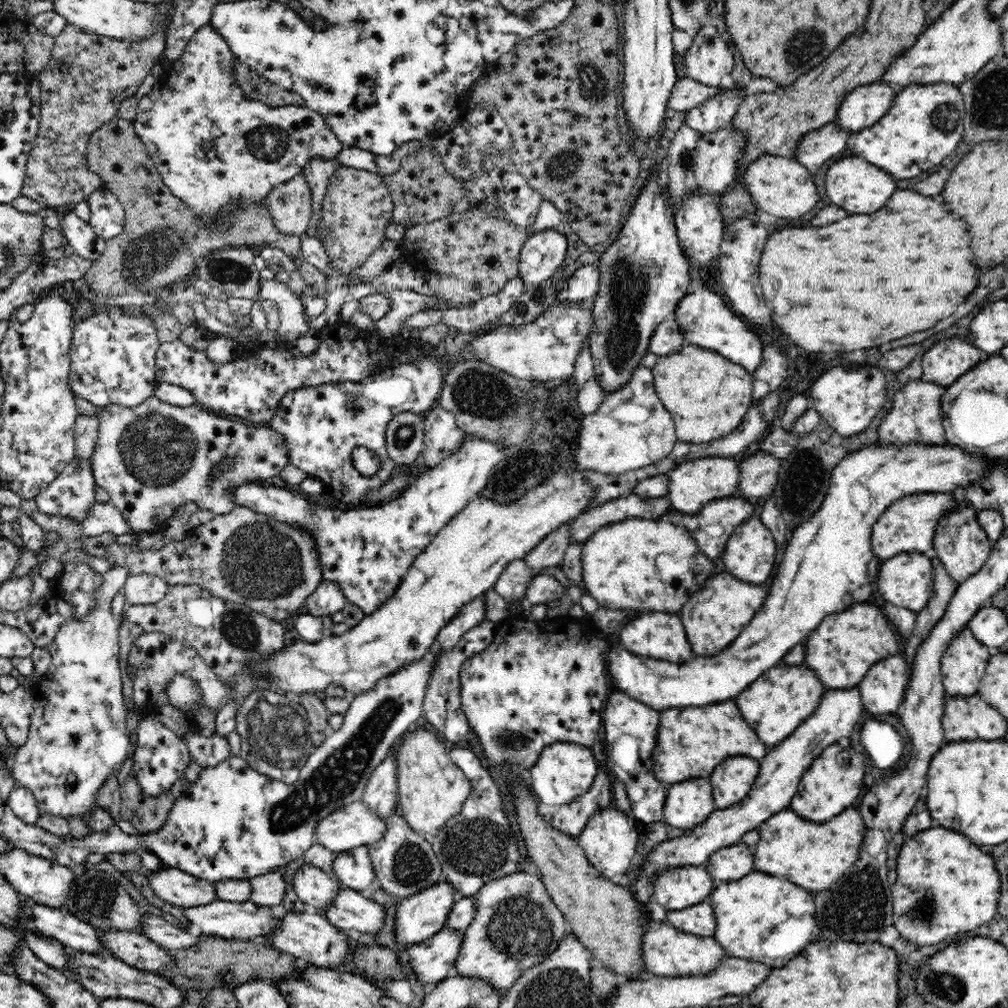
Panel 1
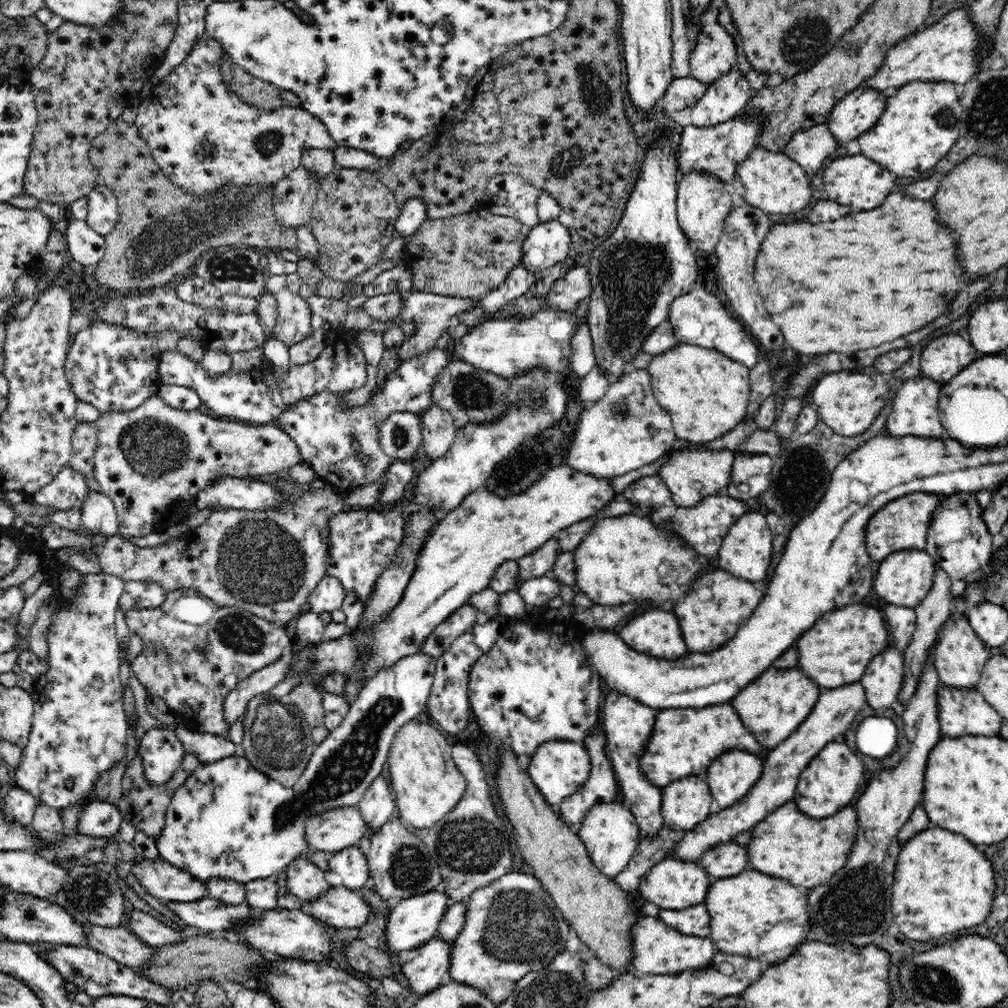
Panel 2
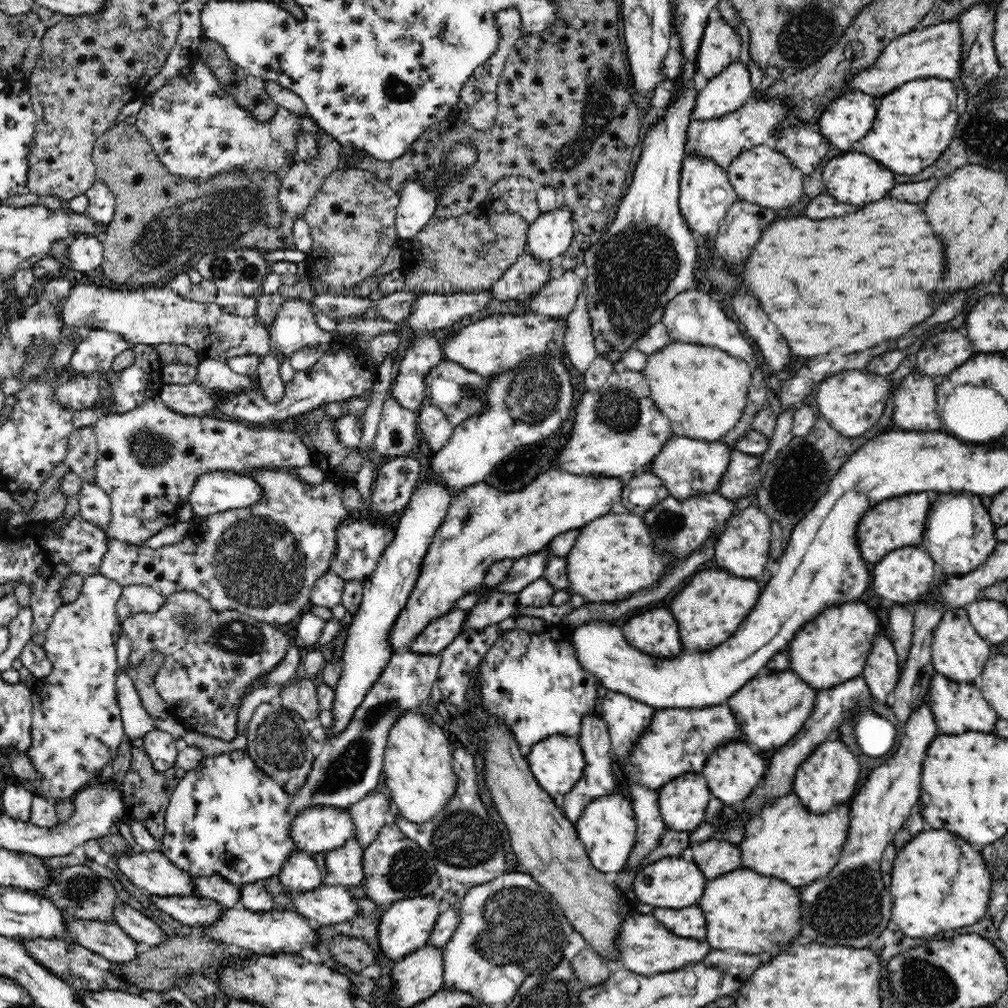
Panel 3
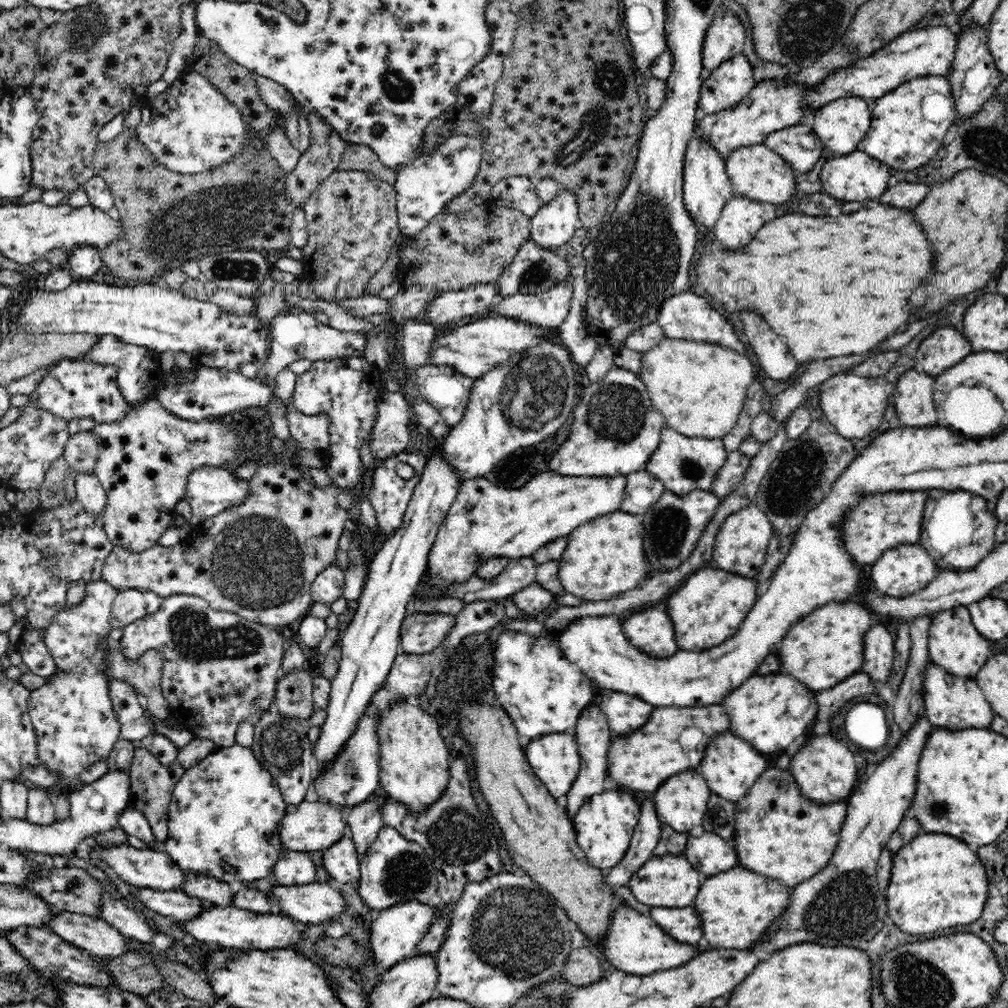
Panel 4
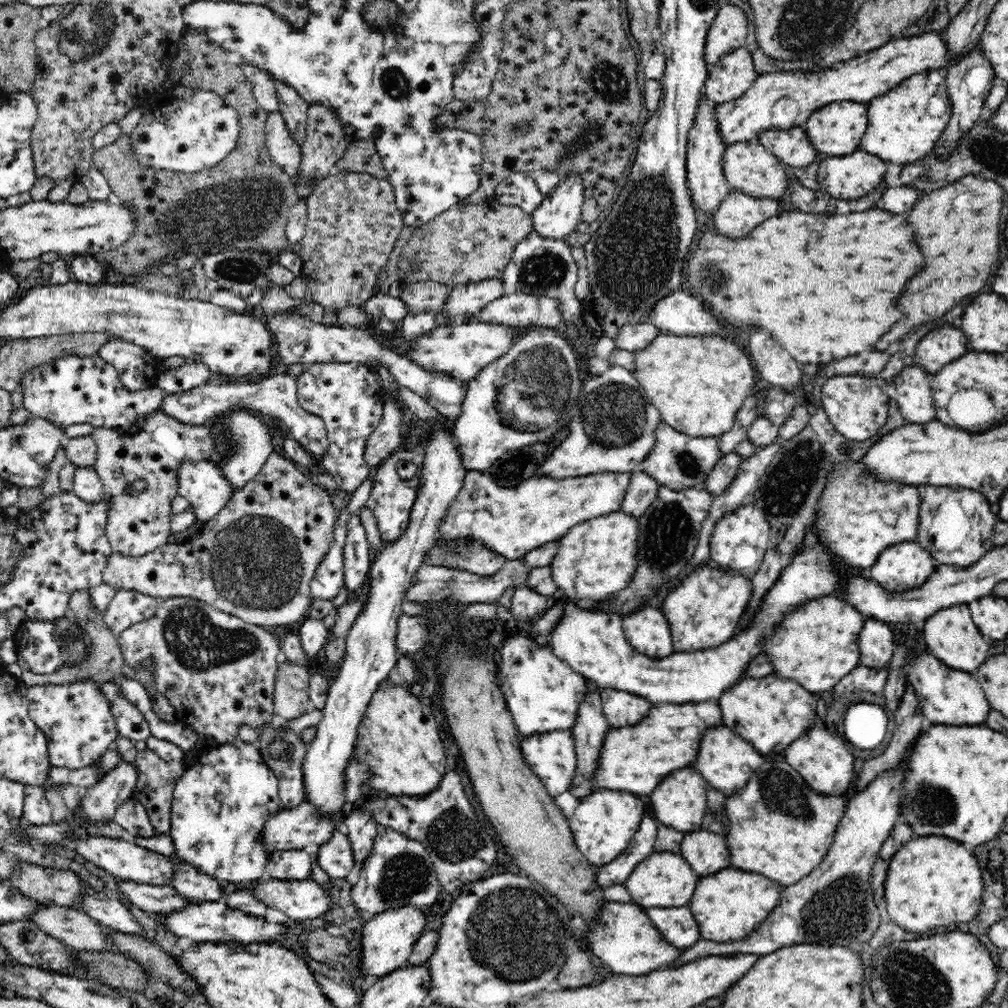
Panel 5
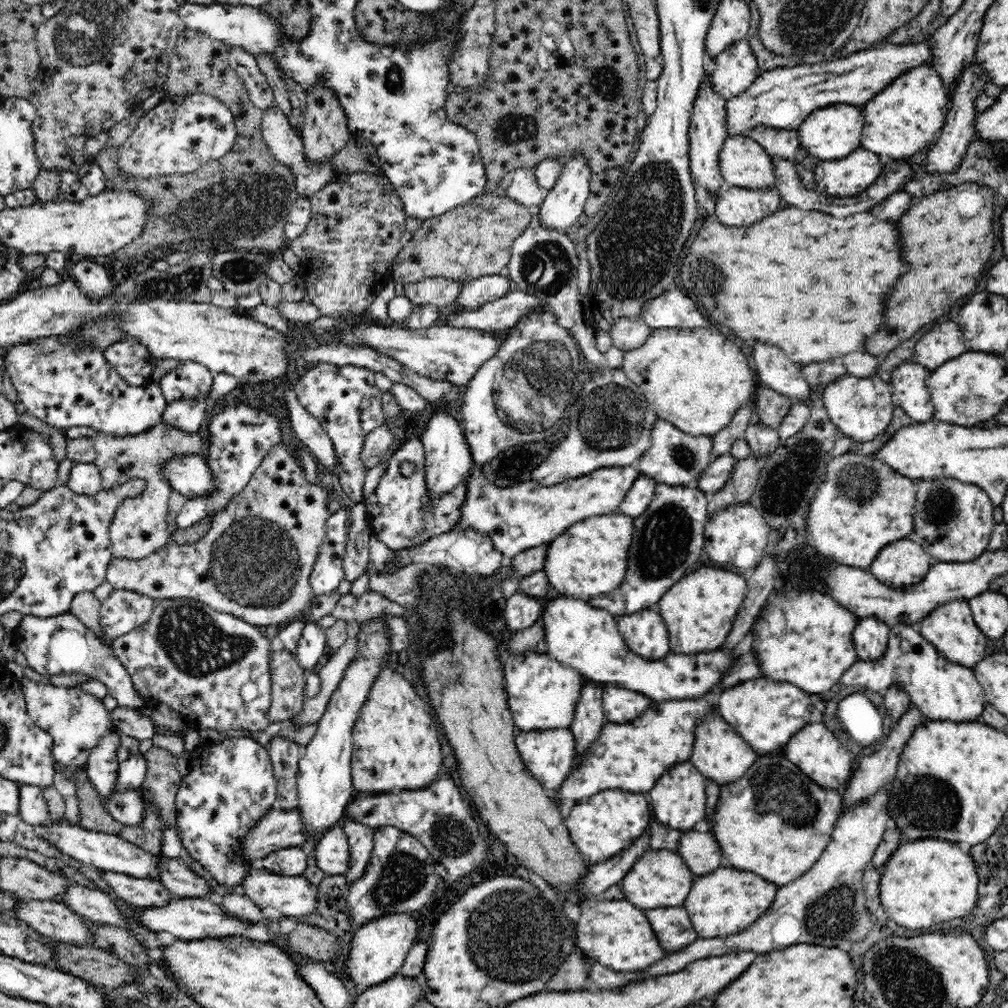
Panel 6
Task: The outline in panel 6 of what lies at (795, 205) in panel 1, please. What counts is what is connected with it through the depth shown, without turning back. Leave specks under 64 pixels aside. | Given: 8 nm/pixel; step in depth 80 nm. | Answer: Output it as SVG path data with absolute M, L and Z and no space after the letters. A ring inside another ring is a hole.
M747 135L725 137L720 148L720 174L726 184L738 188L775 188L777 176L765 148Z

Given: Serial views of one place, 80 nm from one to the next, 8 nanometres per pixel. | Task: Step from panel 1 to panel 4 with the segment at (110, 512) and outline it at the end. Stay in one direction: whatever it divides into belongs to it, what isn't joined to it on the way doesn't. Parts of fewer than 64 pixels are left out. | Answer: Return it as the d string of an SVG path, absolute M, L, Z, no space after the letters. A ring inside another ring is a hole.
M80 474L75 477L76 496L80 504L92 514L102 514L107 504L107 494L98 477L92 474Z

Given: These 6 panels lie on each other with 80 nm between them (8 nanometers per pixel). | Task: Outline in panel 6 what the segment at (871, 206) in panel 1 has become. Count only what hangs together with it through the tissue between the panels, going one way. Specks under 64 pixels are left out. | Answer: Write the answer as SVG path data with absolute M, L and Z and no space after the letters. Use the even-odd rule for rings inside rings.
M860 148L843 159L819 161L814 176L820 193L846 198L864 192L880 176L883 166L883 158Z

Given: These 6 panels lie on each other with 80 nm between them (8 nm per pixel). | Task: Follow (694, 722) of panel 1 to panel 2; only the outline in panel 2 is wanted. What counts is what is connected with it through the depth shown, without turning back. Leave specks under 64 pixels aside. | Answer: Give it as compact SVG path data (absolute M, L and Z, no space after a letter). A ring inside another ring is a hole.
M730 704L664 710L656 716L652 738L642 756L642 772L657 787L668 786L672 780L680 780L690 774L704 777L704 772L712 764L712 756L720 756L724 748L746 748L756 755L762 748L752 740L752 736L748 736L748 730L740 724L740 716L736 716L736 710Z

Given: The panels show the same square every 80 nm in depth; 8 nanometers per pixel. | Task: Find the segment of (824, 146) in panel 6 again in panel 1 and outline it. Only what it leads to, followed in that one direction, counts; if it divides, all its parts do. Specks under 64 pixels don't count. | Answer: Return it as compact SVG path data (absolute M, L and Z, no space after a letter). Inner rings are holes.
M880 80L875 83L862 85L856 87L849 95L846 95L838 113L836 114L836 127L840 127L840 131L850 131L851 133L857 132L870 128L876 121L880 120L884 116L892 102L898 93L899 89L895 86L889 85L888 83L880 83Z

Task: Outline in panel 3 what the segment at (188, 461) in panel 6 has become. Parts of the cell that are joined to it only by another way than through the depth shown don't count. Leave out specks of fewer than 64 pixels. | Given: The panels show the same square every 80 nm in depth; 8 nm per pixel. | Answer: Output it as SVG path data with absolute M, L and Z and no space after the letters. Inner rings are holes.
M229 470L201 473L188 496L194 512L192 523L200 523L232 508L248 508L260 498L260 485L251 476Z

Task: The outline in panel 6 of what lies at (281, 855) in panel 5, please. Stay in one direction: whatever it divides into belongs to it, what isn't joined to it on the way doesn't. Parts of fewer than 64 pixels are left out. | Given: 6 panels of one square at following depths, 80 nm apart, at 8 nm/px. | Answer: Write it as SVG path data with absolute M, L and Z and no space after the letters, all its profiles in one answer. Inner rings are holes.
M288 846L271 852L259 862L259 866L281 875L303 876L308 858L301 847Z

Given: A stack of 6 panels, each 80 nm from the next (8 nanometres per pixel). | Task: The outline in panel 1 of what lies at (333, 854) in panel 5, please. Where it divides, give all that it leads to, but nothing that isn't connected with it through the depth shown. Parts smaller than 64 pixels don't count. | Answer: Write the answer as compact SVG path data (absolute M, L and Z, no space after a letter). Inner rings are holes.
M366 846L338 853L332 872L338 877L342 887L356 892L366 890L375 879L375 871Z

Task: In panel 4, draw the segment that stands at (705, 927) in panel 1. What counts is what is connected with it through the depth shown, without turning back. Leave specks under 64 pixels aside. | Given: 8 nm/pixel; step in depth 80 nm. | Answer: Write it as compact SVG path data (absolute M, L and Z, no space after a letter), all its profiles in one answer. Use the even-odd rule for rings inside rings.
M651 907L651 918L658 926L662 926L665 934L668 932L678 942L688 942L692 946L698 944L702 938L700 920L696 920L696 910L688 908L660 908Z

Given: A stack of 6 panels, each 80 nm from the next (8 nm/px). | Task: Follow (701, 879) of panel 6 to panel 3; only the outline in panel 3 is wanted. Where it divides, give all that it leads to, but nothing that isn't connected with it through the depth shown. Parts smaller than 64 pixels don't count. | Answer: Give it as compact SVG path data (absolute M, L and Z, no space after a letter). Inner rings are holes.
M739 869L707 882L700 908L706 916L708 936L705 939L716 950L770 952L772 948L786 948L792 936L800 932L800 890L796 892L796 888L782 880L760 876L751 869Z

